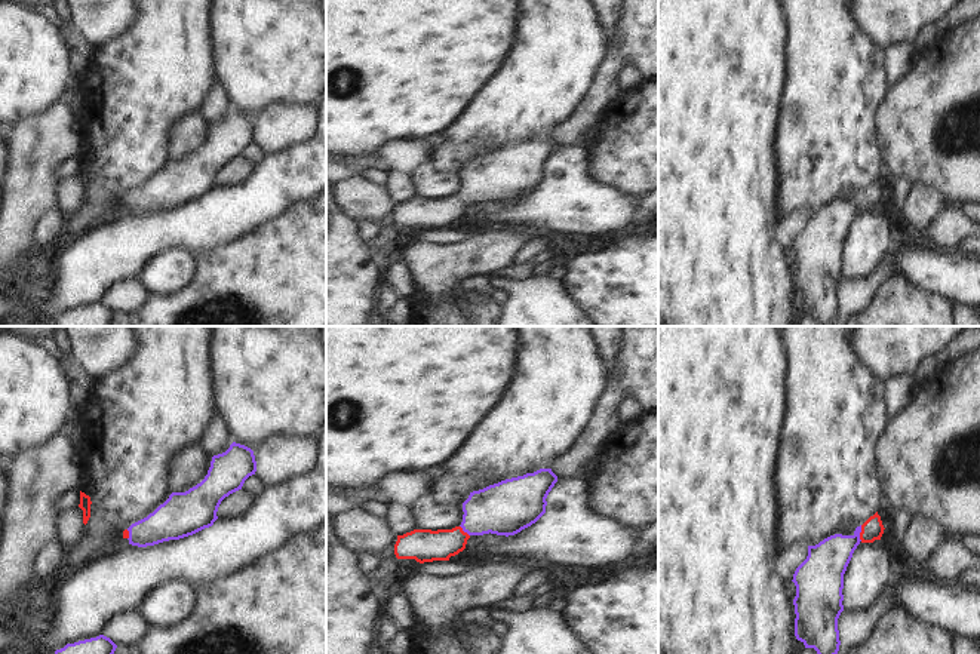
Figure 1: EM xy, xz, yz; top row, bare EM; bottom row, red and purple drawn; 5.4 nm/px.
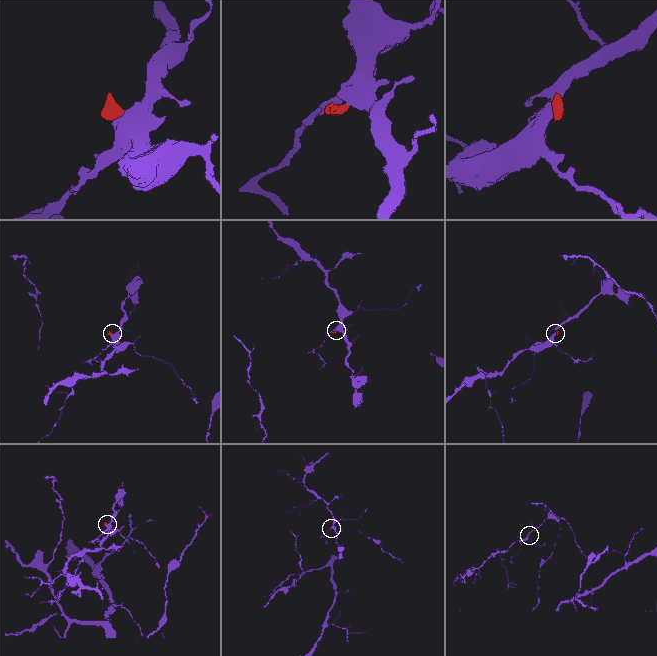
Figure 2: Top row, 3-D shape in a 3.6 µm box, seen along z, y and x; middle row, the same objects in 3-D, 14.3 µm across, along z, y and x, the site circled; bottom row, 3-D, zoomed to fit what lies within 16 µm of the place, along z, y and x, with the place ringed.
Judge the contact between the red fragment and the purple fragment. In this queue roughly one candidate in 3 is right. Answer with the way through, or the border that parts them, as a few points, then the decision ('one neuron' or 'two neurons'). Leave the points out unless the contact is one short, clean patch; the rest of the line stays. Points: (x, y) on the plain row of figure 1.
way yz (872, 197), (860, 200), (826, 230); one neuron

